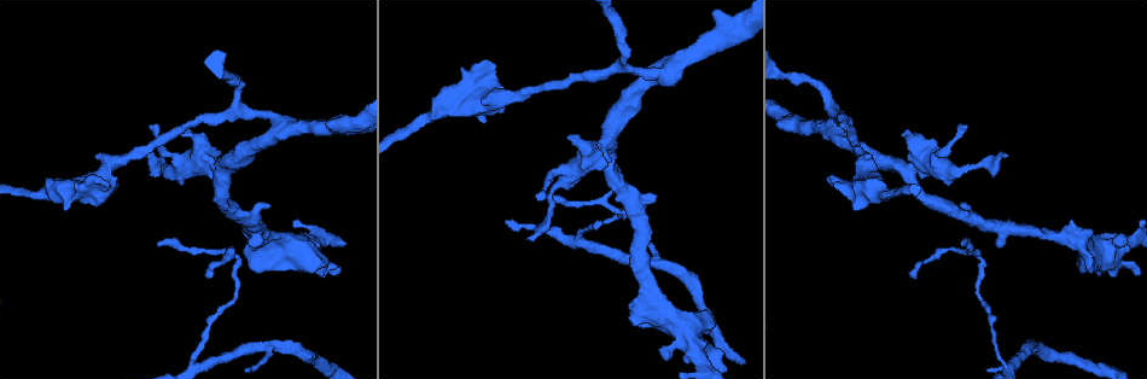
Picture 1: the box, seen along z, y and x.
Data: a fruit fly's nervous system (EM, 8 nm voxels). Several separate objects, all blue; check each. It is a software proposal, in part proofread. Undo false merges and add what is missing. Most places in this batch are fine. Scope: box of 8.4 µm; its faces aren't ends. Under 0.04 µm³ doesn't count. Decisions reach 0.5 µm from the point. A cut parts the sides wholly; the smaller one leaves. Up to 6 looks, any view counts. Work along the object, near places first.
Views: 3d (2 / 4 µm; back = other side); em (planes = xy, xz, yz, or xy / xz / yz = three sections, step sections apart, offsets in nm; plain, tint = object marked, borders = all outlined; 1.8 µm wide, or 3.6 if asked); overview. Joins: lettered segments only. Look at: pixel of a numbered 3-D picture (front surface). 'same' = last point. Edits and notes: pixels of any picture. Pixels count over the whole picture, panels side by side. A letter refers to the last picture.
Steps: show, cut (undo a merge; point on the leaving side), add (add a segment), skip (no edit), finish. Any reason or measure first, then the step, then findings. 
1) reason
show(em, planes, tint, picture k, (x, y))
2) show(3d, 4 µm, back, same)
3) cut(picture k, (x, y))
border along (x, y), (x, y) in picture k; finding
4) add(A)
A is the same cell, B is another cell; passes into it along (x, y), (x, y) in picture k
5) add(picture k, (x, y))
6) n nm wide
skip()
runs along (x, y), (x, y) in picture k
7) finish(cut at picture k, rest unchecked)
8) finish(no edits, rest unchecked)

free end
show(em, yz, step 8, borders, picture 1, (962, 244))

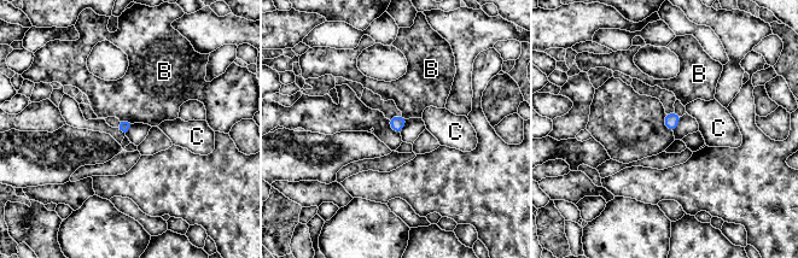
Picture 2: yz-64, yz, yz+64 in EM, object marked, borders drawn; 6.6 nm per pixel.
skip()
B and C are other cells; border along (121, 121), (130, 123) in picture 2; no lettered segment goes on from it

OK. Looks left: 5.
a fork
show(em, planes, plain, picture 1, (906, 177))

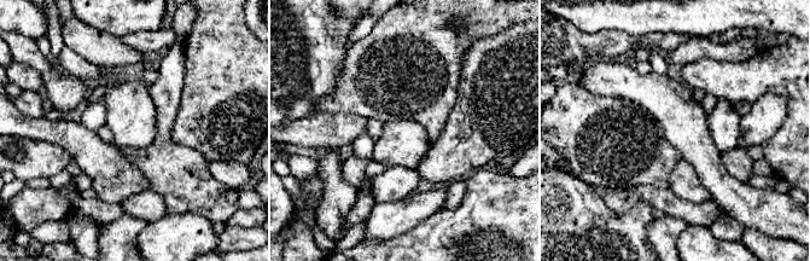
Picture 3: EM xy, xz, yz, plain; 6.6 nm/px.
show(em, planes, tint, same)

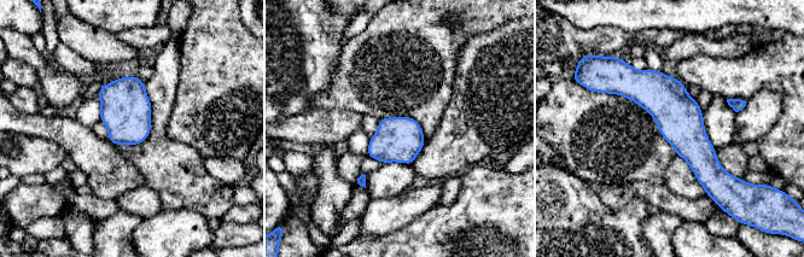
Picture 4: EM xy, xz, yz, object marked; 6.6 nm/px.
see the neighbours
show(em, planes, borders, same)

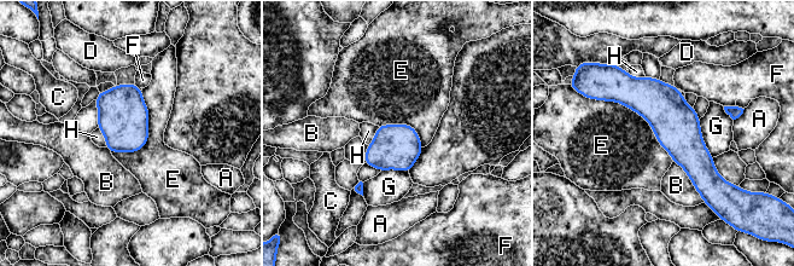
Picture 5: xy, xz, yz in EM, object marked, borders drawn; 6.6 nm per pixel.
skip()
A, B, C, D, E, F, G and H are other cells; runs along (622, 80), (684, 143), (713, 191) in picture 5; all the same cell

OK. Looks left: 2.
sudden change in width
show(em, planes, borders, picture 1, (1003, 362))

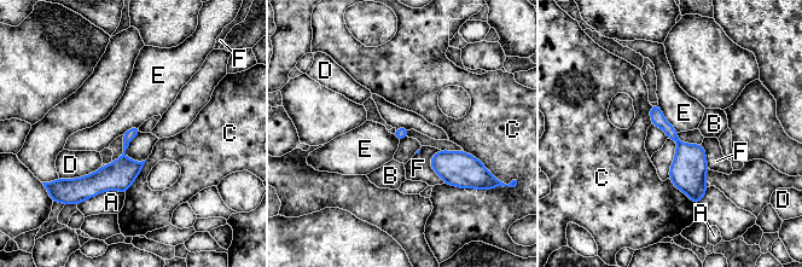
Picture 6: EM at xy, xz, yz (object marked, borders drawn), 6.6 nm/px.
skip()
A, B, C, D, E and F are other cells; border along (657, 104), (663, 116), (679, 132) in picture 6; continuous, no second cell

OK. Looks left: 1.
finish(no edits, rest unchecked)

